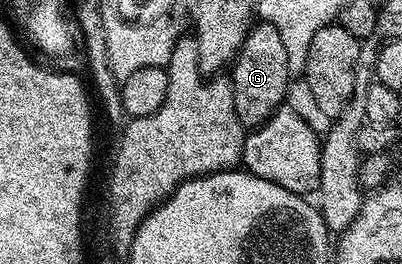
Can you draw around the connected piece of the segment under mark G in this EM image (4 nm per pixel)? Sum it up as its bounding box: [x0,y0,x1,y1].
[230,21,290,128]

